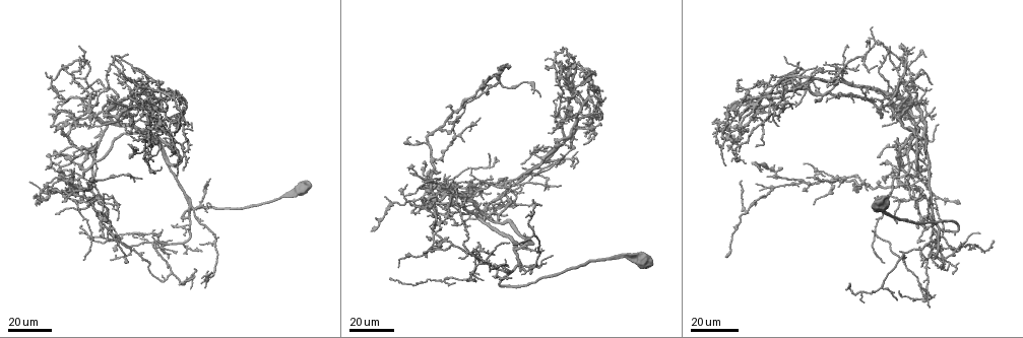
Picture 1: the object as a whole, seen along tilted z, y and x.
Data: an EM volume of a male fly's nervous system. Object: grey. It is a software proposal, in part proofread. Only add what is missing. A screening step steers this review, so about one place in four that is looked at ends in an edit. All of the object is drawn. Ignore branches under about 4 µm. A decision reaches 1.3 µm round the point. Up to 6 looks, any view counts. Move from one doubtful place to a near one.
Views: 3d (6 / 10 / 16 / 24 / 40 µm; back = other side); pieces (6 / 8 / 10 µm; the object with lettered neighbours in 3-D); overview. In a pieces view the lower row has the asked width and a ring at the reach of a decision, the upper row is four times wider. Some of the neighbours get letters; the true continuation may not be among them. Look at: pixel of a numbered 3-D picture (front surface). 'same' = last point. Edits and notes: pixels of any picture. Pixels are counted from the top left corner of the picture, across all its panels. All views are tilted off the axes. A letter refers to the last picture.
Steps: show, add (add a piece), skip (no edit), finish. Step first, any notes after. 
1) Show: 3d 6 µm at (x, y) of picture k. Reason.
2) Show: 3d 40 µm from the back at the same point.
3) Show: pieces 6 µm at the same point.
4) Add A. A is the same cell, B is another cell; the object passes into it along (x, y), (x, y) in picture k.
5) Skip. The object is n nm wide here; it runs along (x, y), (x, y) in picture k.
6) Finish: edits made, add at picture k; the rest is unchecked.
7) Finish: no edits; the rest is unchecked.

Show: 3d 24 µm at (82, 190) of picture 1. Branch stops here.

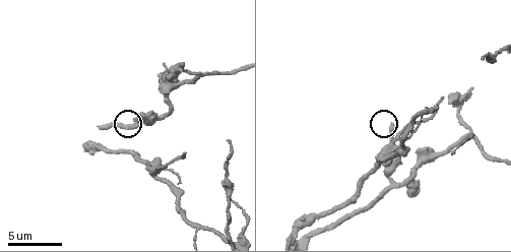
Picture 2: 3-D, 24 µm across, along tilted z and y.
Show: pieces 6 µm at (393, 124) of picture 2.

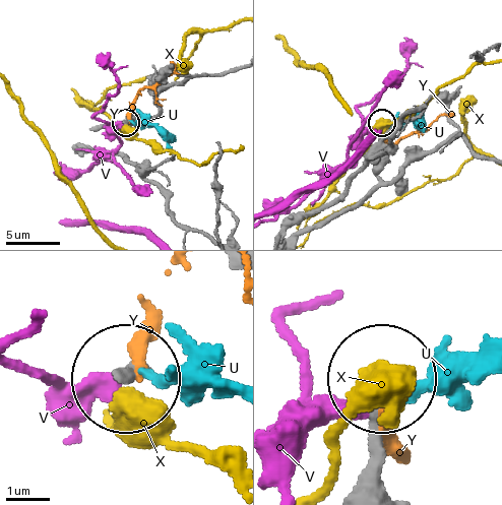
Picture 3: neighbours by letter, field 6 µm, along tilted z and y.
Skip. U, V, X and Y are other cells; none of them fits.

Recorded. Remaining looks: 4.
Show: 3d 40 µm at (803, 162) of picture 1. End of a long branch.

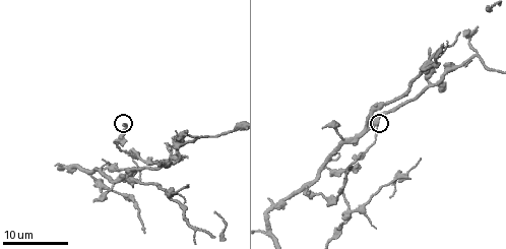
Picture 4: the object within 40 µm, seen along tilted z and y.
Show: pieces 6 µm at (122, 125) of picture 4.

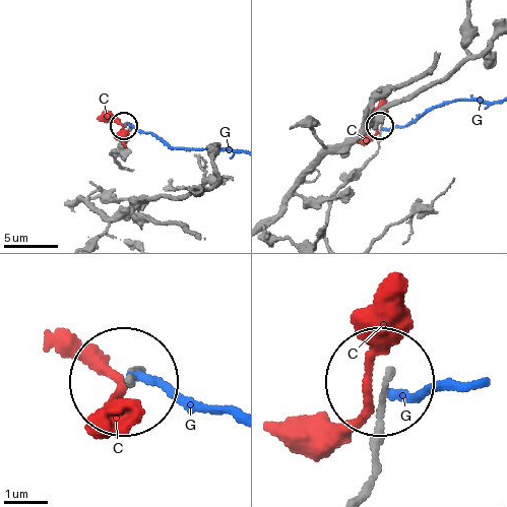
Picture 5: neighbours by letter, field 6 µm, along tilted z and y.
Skip. C and G are other cells; it runs along (327, 237), (332, 195), (376, 150), (381, 126) in picture 5; none of them fits.

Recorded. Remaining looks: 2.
Show: 3d 24 µm at (57, 211) of picture 1. Thin end.

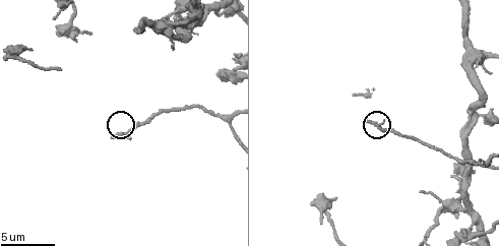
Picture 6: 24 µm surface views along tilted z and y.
Show: pieces 8 µm at (112, 136) of picture 6.

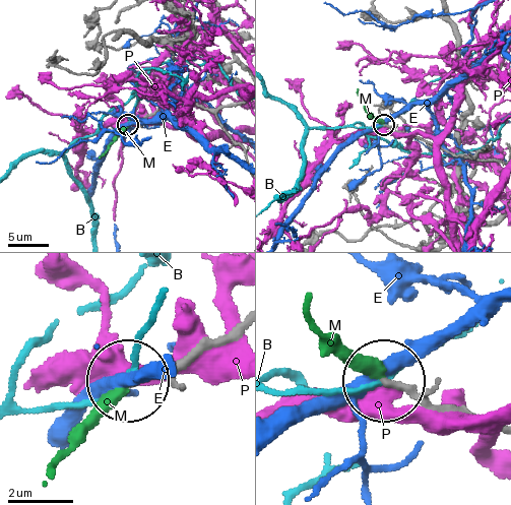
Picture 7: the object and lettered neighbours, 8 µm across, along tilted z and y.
Add M. M is the same cell, B, E and P are other cells; the cell continues.

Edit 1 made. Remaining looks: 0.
Finish: edits made, add at picture 7; the rest is unchecked.

